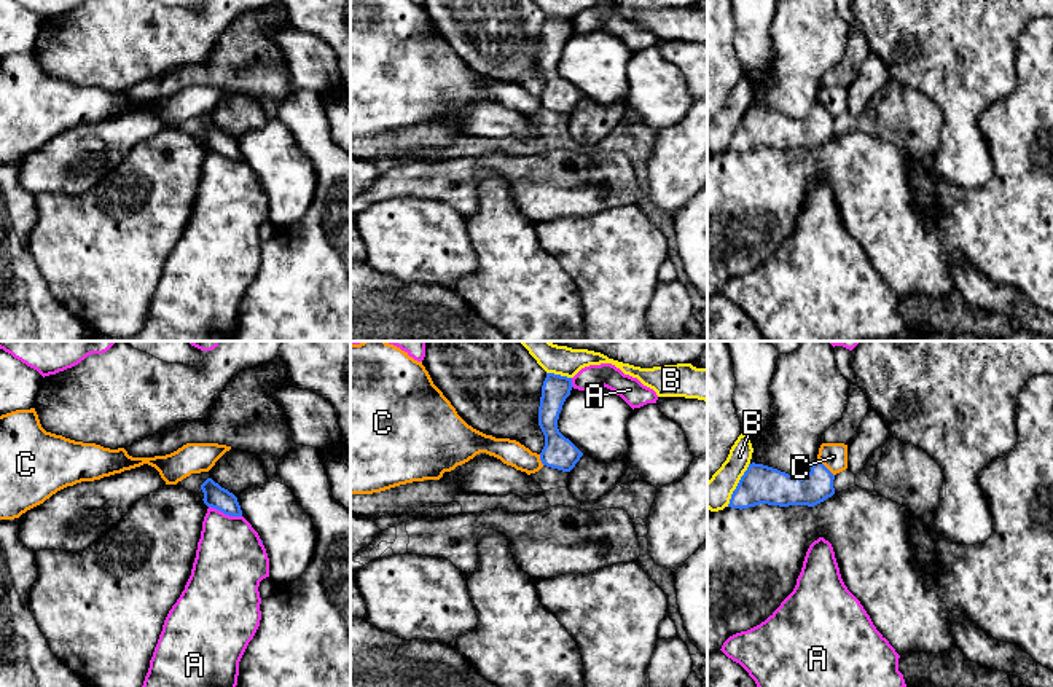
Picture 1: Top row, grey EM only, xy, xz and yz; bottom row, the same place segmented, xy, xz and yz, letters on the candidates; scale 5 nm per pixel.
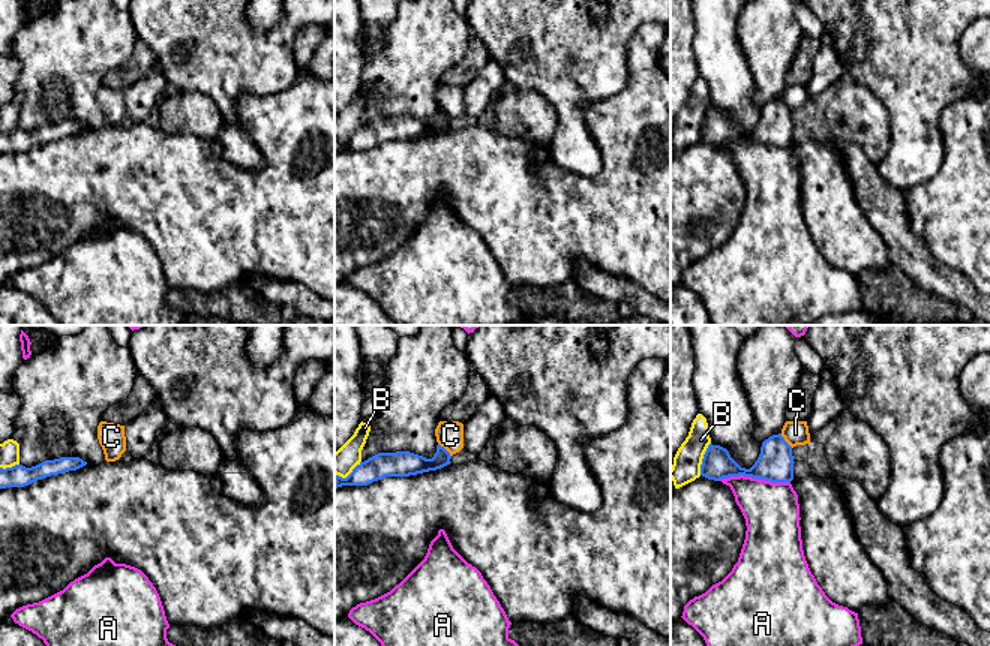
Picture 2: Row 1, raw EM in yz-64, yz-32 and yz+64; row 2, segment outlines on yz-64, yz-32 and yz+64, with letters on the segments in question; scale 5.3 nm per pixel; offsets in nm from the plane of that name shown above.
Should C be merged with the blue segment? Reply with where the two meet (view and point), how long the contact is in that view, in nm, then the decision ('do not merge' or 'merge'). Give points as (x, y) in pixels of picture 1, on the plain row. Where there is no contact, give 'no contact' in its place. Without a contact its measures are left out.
meets blue in yz at (825, 110); contact 120 nm long; do not merge

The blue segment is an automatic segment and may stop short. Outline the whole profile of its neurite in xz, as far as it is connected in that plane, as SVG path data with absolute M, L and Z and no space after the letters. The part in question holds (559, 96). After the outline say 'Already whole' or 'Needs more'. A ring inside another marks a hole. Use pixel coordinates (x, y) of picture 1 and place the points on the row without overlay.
M546 16L538 49L538 69L545 78L540 104L543 108L562 115L570 115L583 99L558 72L559 56L572 30L572 21Z. Already whole

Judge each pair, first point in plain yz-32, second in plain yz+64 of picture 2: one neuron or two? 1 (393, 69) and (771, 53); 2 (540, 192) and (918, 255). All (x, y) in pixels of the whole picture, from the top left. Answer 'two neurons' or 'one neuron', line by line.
1: one neuron
2: two neurons

